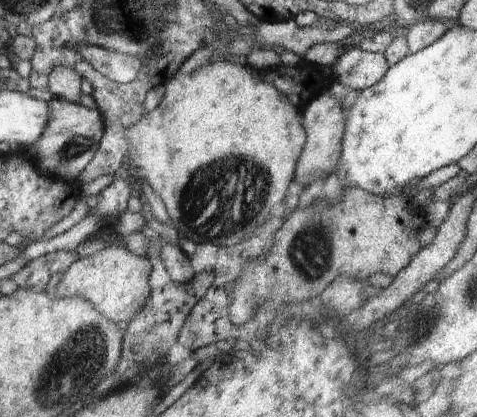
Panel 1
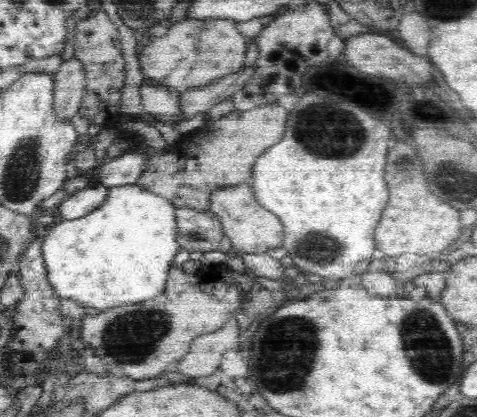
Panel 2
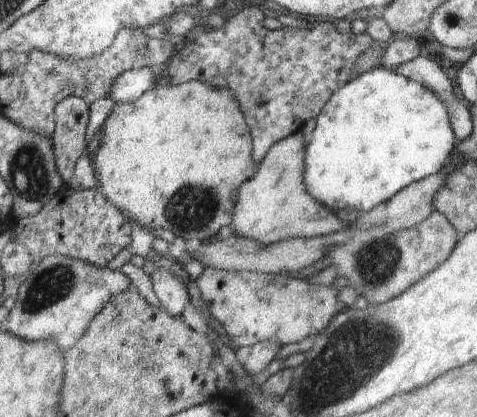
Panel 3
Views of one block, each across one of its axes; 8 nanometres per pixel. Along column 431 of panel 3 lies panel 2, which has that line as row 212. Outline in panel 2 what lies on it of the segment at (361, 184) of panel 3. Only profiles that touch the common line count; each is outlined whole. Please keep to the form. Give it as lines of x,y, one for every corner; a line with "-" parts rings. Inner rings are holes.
136,184
107,189
107,199
98,208
82,218
56,219
42,240
48,283
57,296
99,311
139,305
162,294
172,271
171,262
181,249
176,243
177,208
172,201

